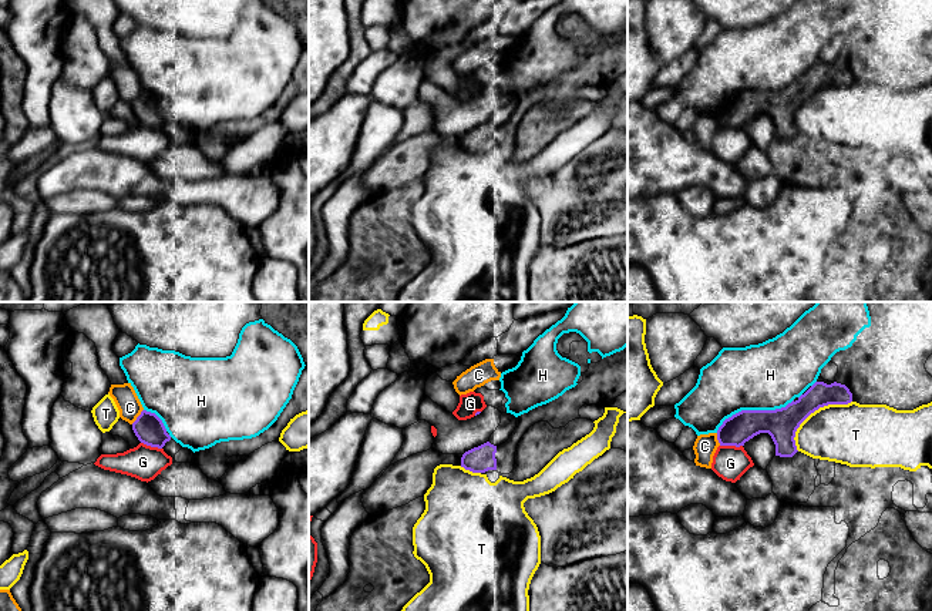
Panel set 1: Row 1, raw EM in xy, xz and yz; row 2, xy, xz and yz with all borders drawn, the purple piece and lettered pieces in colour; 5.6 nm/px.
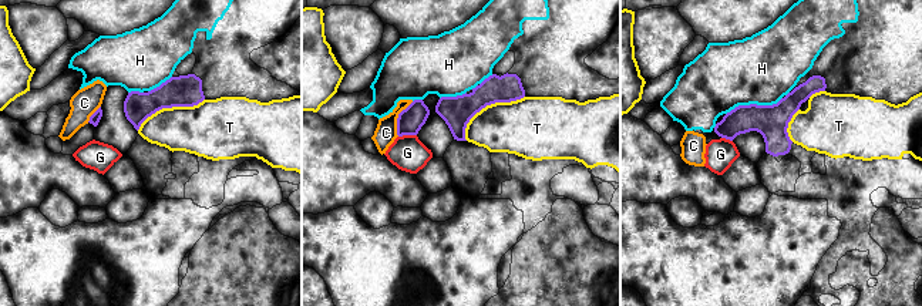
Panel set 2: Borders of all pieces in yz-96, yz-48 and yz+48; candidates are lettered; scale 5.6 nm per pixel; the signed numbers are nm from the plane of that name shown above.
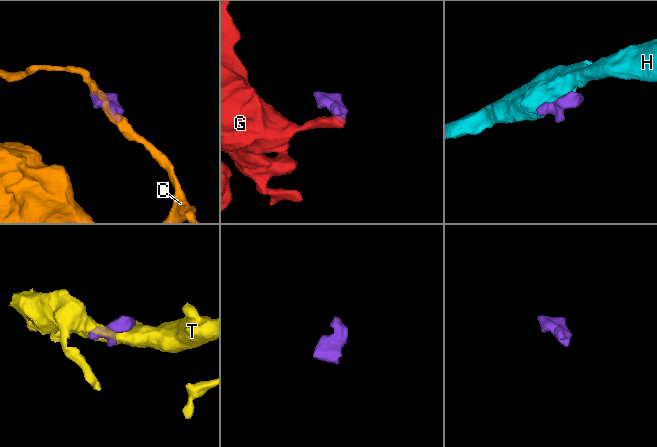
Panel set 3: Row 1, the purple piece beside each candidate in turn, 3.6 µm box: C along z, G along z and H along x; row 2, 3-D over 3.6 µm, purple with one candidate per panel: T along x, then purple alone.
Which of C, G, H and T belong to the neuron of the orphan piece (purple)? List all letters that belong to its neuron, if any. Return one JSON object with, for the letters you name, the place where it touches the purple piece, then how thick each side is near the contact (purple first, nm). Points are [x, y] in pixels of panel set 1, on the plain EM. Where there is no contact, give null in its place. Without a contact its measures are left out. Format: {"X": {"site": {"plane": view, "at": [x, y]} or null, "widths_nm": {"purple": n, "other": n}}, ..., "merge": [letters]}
{"merge": []}

